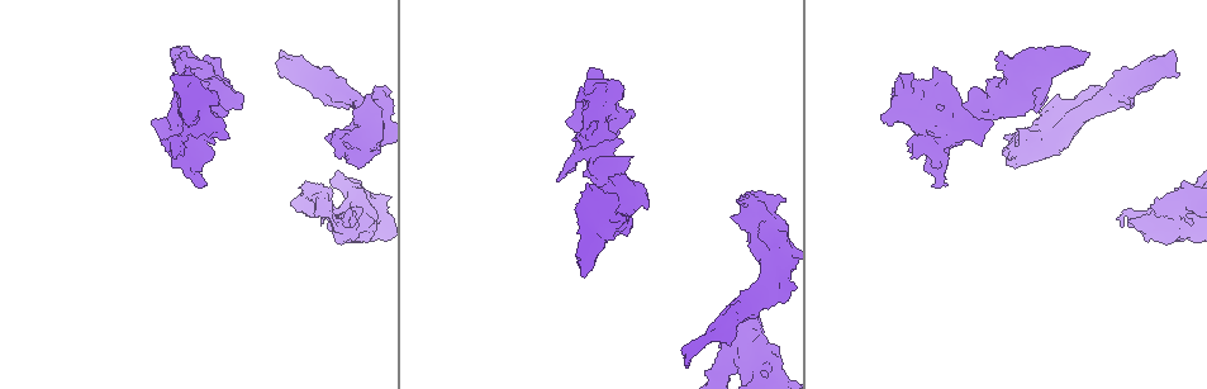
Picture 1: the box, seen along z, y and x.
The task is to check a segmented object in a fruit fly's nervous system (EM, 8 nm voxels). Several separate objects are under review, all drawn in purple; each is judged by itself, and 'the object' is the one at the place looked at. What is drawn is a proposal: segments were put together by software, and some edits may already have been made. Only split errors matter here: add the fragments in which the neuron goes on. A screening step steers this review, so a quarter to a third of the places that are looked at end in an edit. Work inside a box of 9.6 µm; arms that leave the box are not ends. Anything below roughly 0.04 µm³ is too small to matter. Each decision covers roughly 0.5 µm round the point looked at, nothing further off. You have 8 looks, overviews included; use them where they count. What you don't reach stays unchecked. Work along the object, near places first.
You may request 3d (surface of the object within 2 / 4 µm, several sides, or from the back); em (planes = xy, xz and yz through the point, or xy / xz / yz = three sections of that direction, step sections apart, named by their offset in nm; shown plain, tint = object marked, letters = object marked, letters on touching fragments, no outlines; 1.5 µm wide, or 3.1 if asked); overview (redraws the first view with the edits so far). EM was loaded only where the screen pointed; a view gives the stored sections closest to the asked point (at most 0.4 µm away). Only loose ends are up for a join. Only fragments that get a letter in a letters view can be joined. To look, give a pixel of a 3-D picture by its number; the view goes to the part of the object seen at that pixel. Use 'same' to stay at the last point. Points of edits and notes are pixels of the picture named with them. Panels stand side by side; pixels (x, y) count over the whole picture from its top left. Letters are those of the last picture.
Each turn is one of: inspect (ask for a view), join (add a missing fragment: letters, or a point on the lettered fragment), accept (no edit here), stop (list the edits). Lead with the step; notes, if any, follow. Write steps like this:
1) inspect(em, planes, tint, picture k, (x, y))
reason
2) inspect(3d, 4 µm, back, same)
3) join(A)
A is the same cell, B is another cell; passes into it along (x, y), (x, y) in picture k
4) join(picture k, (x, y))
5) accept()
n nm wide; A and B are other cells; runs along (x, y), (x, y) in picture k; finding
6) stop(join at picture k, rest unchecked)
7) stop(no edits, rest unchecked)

inspect(em, planes, tint, picture 1, (583, 275))
thick end

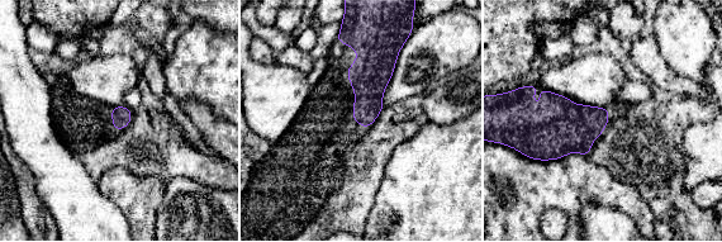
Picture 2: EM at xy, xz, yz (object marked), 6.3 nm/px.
inspect(em, planes, letters, same)

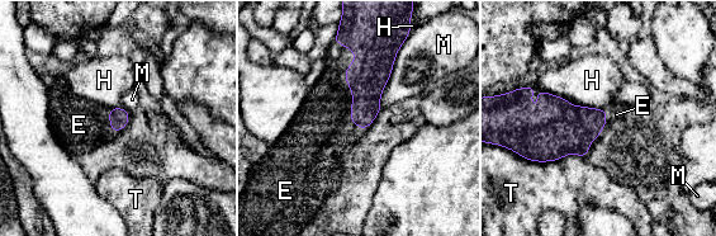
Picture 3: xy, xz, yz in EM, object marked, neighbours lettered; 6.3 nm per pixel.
join(picture 3, (79, 124))
E is the same cell, H, M and T are other cells; the neuron continues

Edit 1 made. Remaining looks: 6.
inspect(overview)
see it whole again

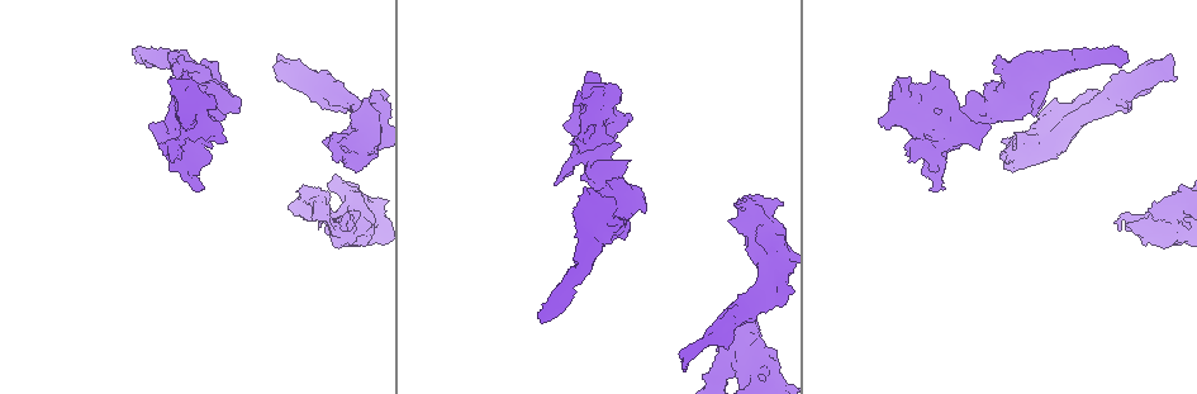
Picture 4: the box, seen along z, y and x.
inspect(em, planes, tint, picture 4, (1171, 58))
an open end

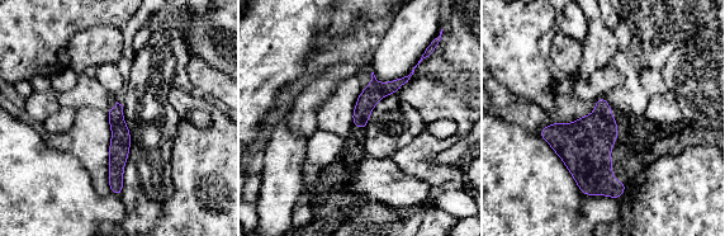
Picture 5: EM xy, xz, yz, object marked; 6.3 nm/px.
inspect(em, planes, letters, same)
what lies round it

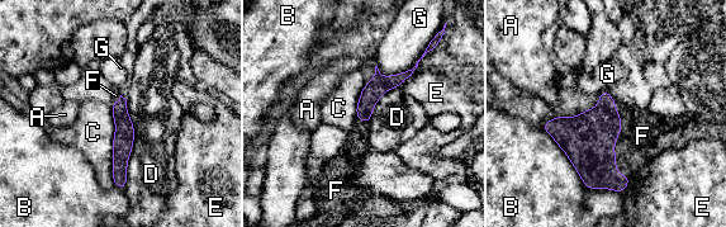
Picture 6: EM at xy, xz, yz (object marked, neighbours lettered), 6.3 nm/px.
join(picture 6, (643, 136))
120 nm wide; F is the same cell, A, B, C, D, E and G are other cells; passes into it along (588, 140), (616, 140), (643, 136) in picture 6; it goes on there

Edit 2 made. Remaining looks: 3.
inspect(em, yz, step 8, letters, picture 4, (1121, 229))
stops while still wide

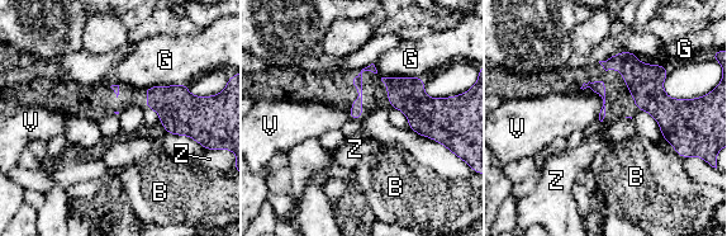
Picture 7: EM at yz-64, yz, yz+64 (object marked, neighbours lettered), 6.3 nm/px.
inspect(em, xz, step 4, letters, same)

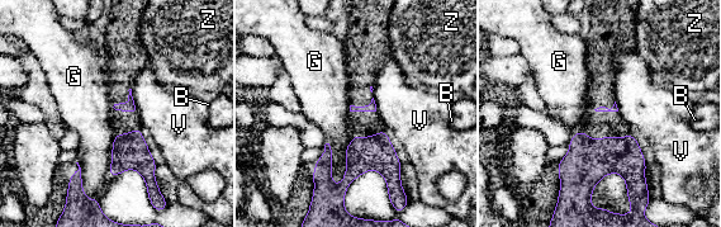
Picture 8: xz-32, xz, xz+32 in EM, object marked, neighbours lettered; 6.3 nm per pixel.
accept()
G touches over 340 nm; B, G, V and Z are other cells; no lettered fragment goes on from it

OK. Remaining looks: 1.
stop(join at picture 3, join at picture 6, rest unchecked)

